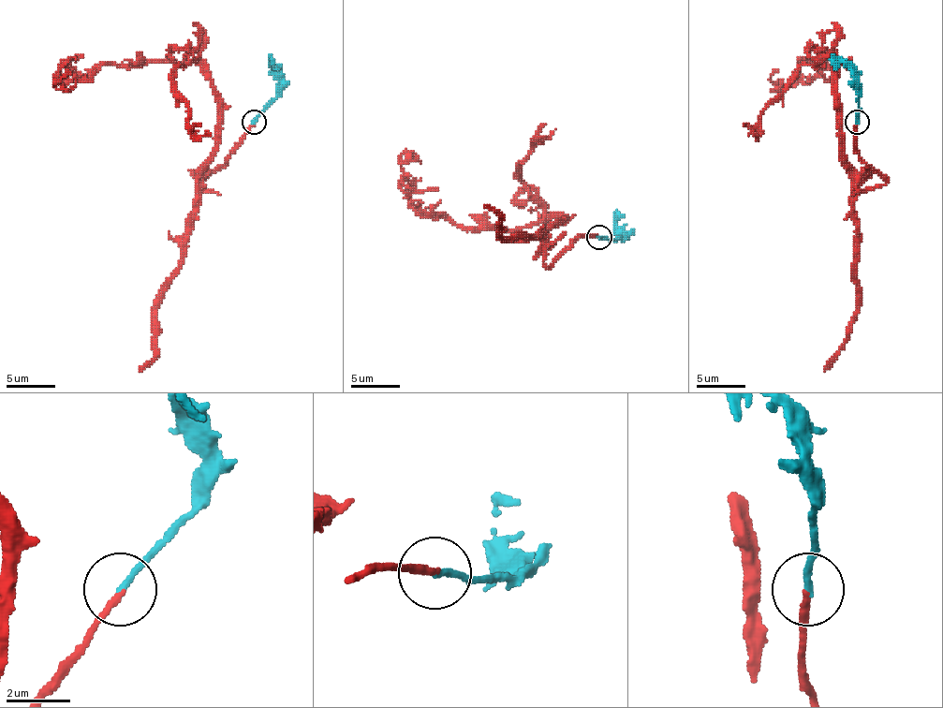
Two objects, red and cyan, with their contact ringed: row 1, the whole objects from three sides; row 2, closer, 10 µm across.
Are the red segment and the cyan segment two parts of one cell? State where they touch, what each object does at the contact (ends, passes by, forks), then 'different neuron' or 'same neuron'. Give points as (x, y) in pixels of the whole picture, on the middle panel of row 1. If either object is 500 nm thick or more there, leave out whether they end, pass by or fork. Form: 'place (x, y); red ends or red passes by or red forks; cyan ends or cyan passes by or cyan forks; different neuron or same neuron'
place (598, 237); red ends; cyan ends; same neuron

